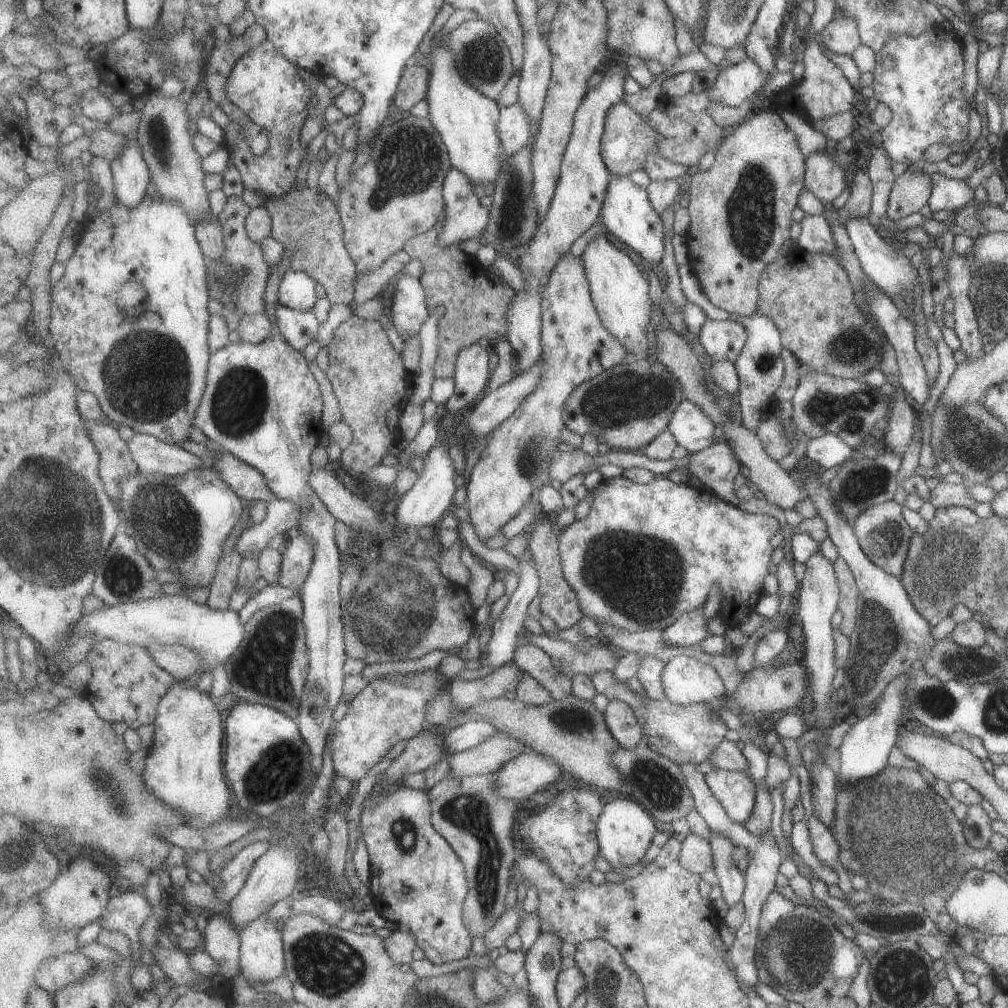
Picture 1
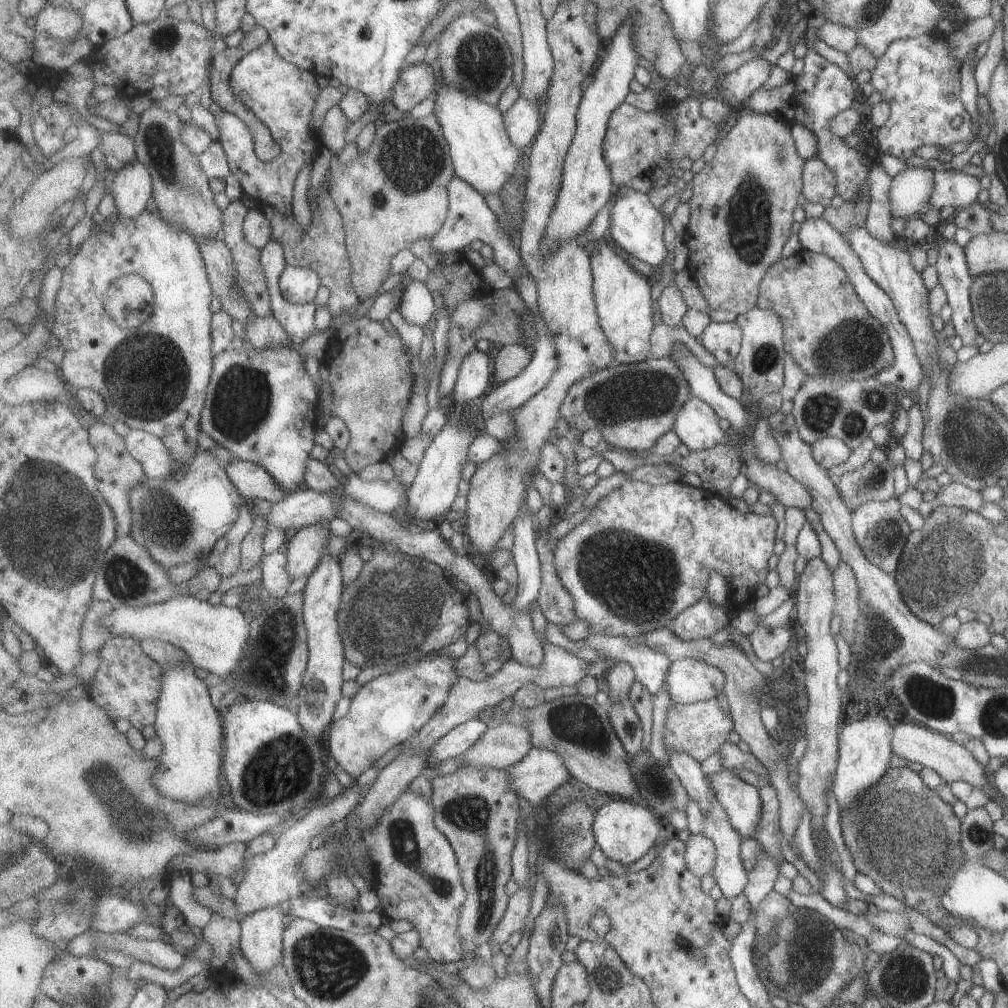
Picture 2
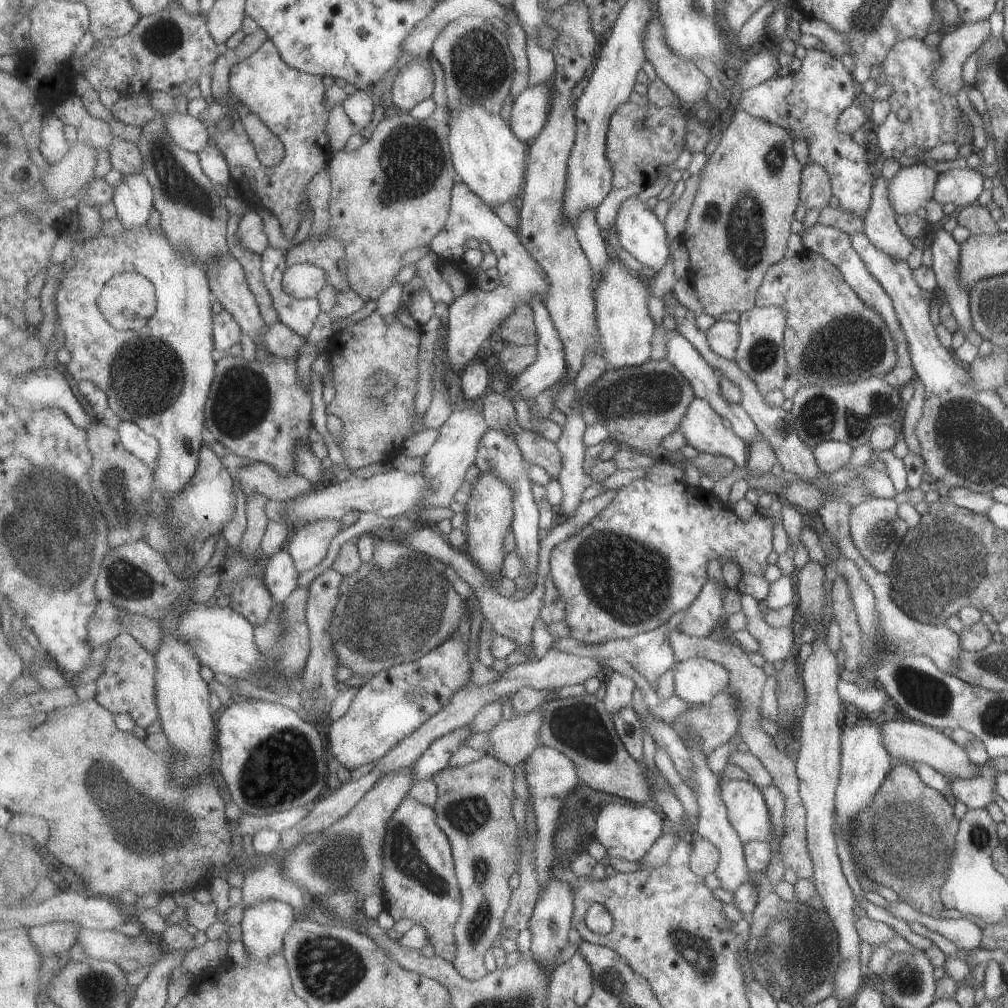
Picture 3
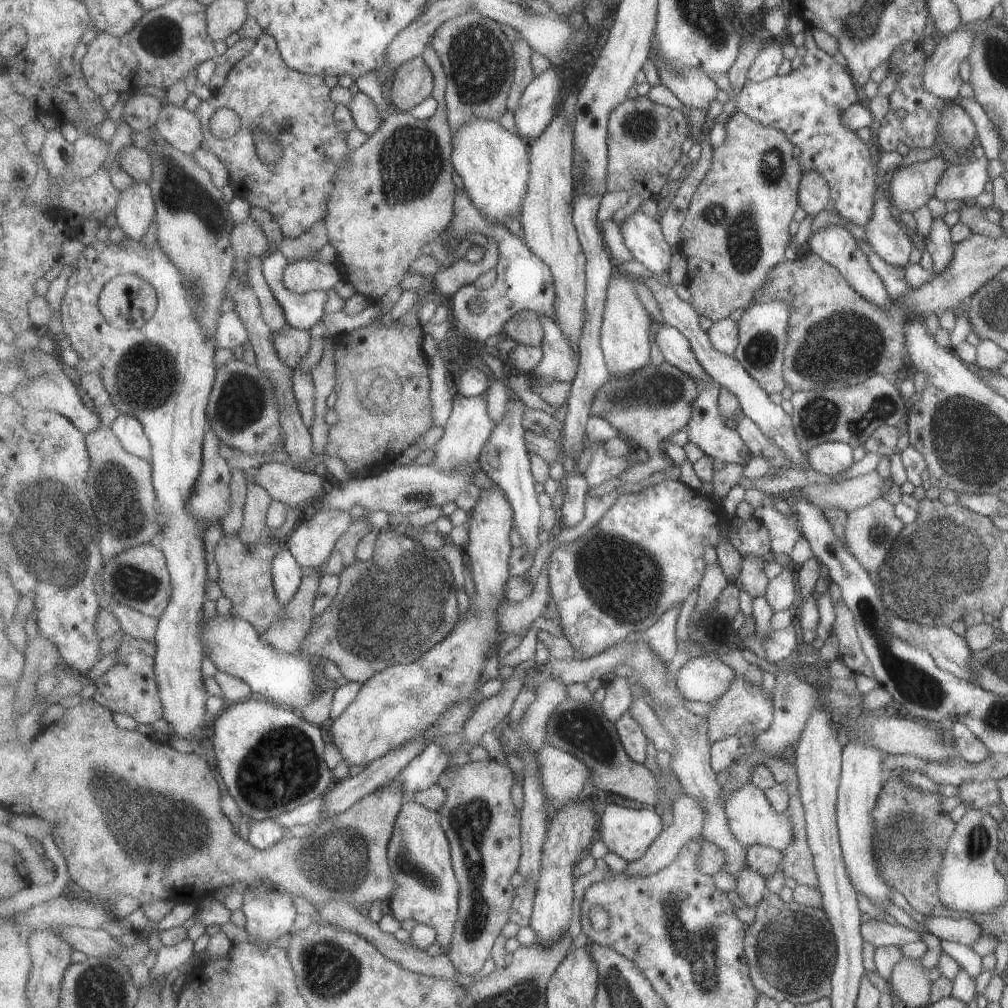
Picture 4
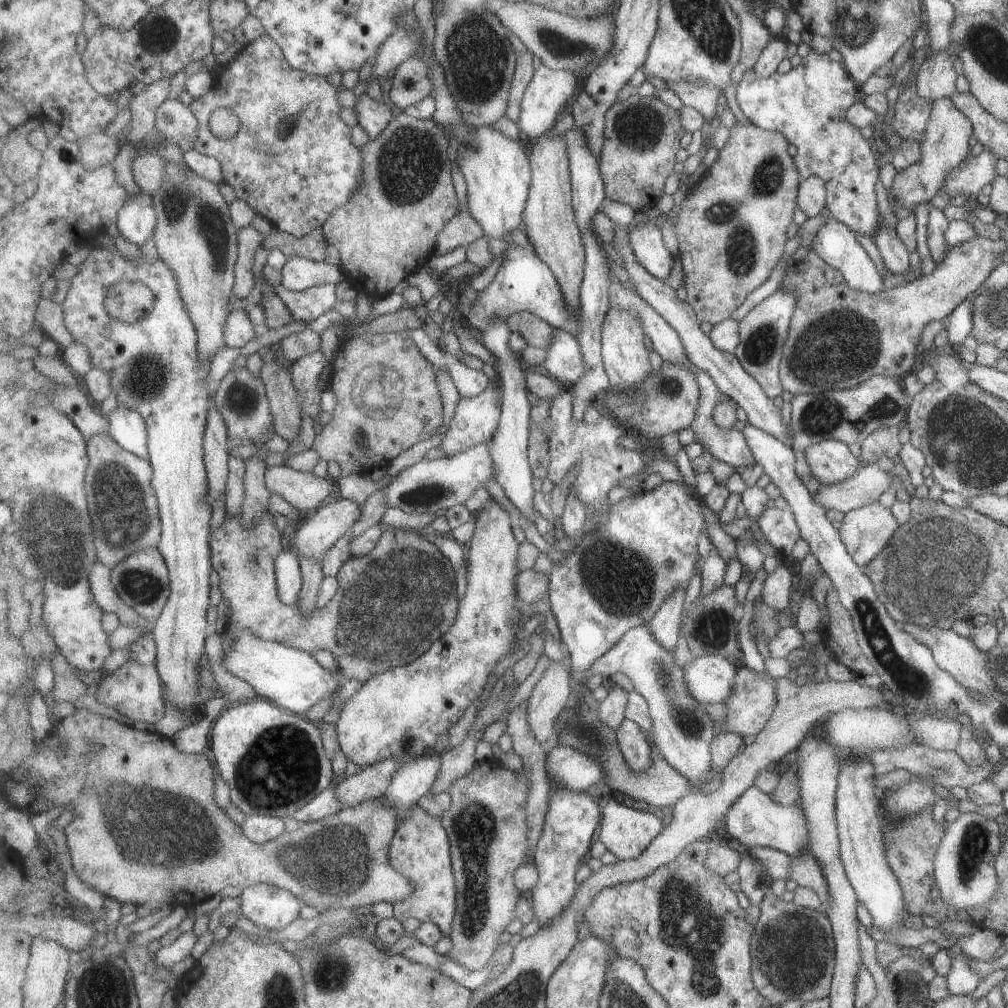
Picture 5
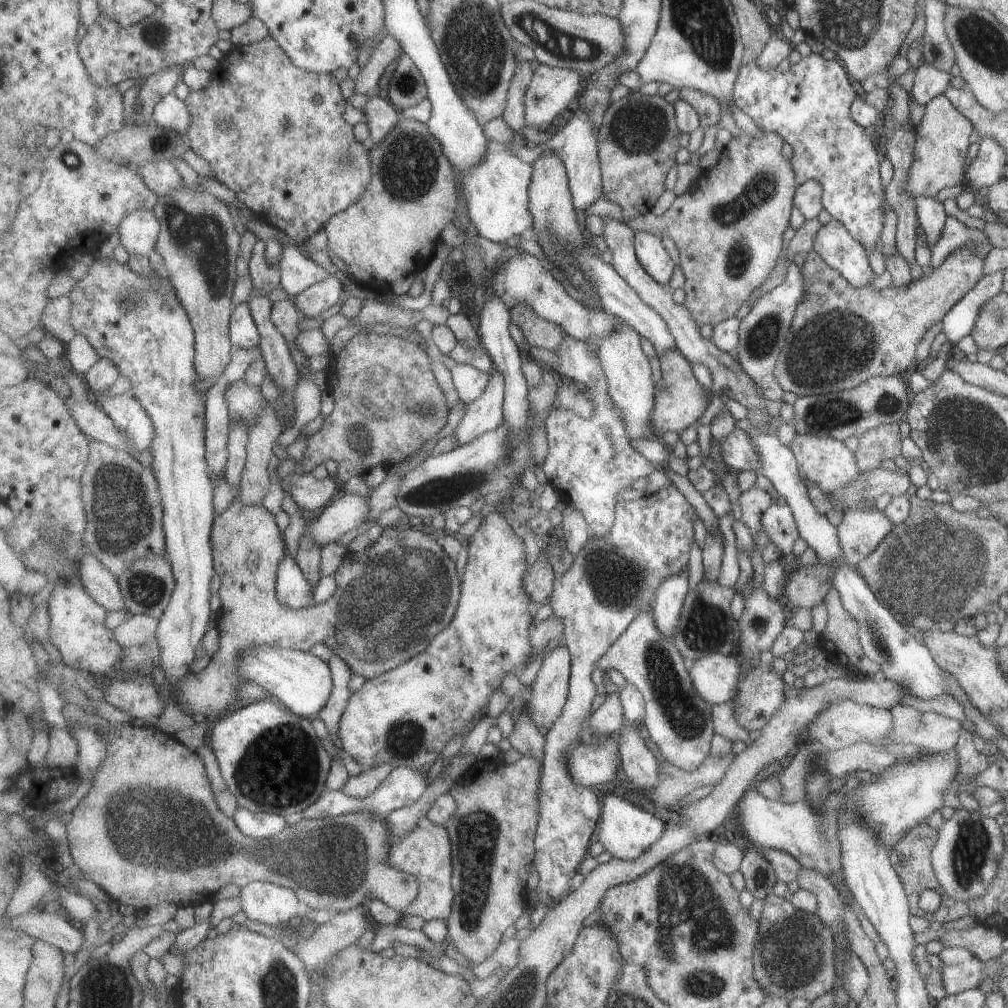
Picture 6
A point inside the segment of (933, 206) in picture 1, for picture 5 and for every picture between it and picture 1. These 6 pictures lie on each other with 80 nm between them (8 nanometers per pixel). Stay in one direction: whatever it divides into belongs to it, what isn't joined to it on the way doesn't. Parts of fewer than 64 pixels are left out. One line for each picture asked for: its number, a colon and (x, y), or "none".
2: (957, 189)
3: (961, 187)
4: (964, 182)
5: (973, 173)

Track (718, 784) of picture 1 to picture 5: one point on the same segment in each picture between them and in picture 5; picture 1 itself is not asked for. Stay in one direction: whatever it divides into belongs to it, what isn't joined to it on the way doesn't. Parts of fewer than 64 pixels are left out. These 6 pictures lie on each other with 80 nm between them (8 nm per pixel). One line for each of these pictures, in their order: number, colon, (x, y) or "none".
2: (742, 801)
3: (748, 811)
4: (753, 820)
5: (756, 820)

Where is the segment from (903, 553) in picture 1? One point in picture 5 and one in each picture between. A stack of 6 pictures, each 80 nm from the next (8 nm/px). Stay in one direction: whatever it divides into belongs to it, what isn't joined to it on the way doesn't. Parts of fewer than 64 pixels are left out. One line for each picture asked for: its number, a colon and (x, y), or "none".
2: (879, 528)
3: (876, 530)
4: (869, 532)
5: (866, 531)

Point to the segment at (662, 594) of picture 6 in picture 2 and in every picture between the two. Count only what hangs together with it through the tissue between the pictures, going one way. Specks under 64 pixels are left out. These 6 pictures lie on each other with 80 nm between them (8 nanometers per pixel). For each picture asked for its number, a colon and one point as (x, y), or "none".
2: (651, 666)
3: (651, 654)
4: (662, 637)
5: (667, 623)

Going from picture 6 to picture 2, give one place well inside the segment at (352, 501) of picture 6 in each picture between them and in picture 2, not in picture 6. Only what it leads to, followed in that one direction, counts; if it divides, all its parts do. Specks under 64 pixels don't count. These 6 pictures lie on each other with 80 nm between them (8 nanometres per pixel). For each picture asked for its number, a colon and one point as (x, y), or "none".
2: (305, 549)
3: (308, 546)
4: (313, 541)
5: (318, 534)

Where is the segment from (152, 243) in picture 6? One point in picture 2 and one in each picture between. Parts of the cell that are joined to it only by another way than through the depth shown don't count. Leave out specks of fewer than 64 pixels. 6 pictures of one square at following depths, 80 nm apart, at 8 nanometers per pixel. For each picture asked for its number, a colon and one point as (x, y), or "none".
2: (132, 186)
3: (133, 198)
4: (136, 209)
5: (137, 222)

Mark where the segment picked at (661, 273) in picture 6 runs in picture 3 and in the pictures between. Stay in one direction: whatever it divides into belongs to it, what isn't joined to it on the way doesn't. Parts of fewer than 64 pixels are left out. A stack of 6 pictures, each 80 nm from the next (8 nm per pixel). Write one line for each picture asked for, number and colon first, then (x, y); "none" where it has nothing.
3: (640, 232)
4: (644, 237)
5: (647, 240)

